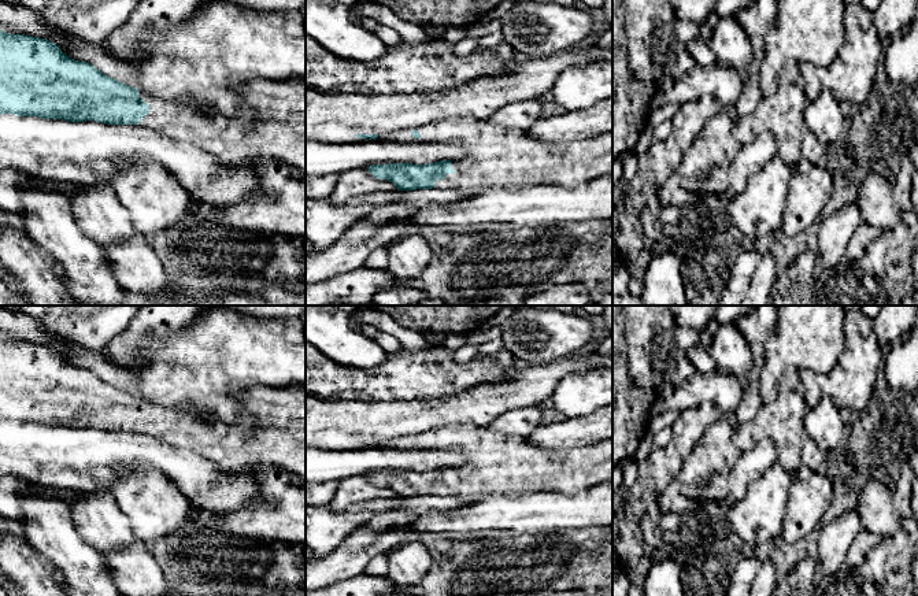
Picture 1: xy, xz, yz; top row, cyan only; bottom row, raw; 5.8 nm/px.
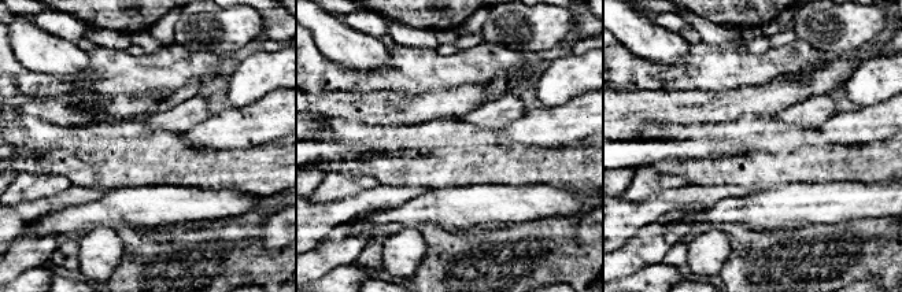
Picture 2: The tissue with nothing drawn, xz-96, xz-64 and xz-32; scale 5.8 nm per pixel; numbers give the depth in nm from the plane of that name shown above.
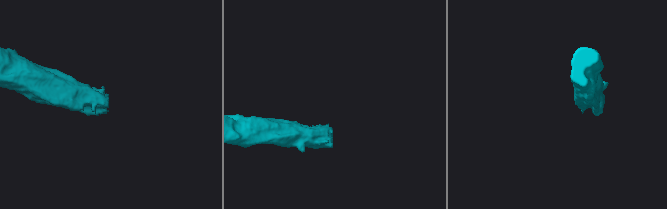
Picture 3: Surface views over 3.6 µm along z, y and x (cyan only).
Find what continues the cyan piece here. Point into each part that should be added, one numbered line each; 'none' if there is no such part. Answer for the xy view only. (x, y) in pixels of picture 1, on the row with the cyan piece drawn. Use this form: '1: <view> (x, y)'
1: xy (276, 133)

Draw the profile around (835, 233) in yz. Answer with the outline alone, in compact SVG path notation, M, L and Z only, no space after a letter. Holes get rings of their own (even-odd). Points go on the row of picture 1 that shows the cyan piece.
M851 203L821 221L818 227L819 260L823 269L834 270L845 258L848 244L863 222L856 203Z

